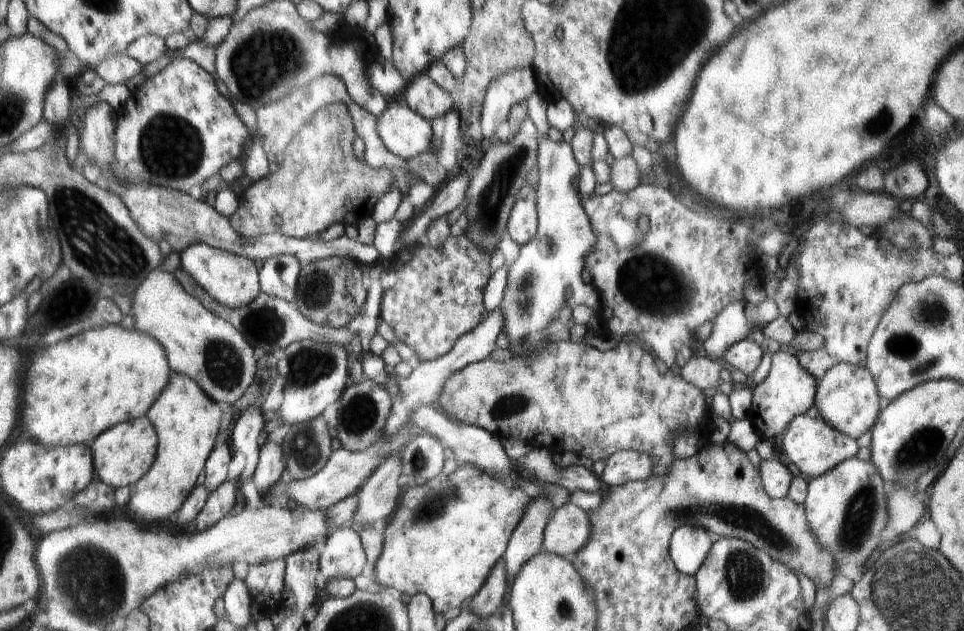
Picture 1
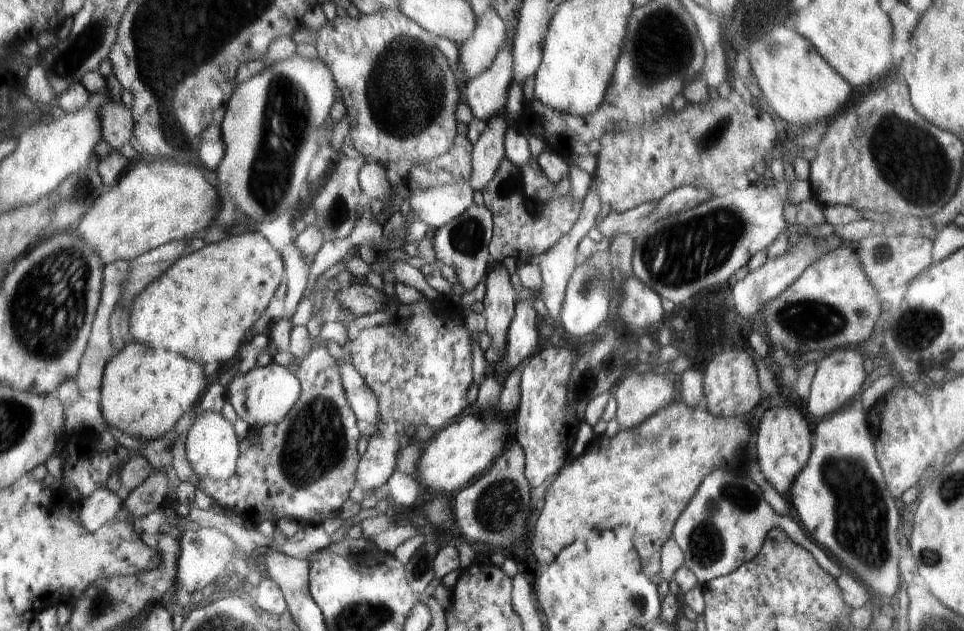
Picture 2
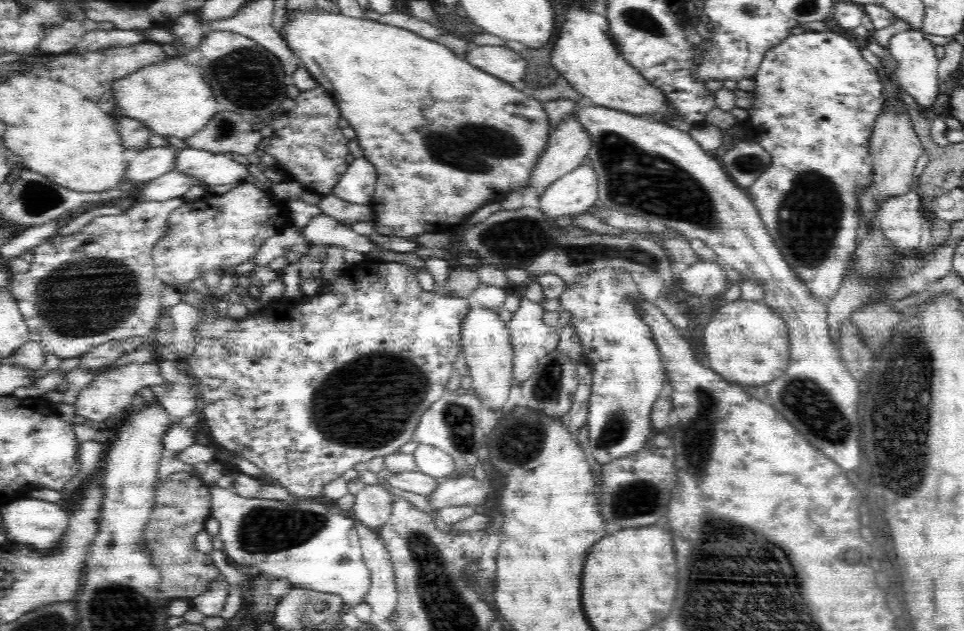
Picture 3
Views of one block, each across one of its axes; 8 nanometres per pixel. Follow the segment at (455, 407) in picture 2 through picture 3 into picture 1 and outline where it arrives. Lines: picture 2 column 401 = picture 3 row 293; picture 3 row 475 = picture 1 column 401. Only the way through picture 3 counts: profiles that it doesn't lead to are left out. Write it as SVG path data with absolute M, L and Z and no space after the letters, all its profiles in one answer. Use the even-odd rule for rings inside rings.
M465 233L462 236L449 236L448 240L442 244L442 246L438 246L438 248L432 248L426 237L420 236L420 240L418 240L418 246L411 250L412 258L410 258L410 262L403 264L402 268L397 270L396 274L396 282L394 282L394 286L388 288L388 290L383 292L380 304L380 320L384 320L388 326L392 326L392 330L394 330L394 334L396 334L396 338L400 340L401 343L406 344L406 346L410 346L414 352L416 352L416 356L420 358L422 361L432 361L436 360L436 358L440 358L440 356L444 356L454 346L454 343L464 334L468 334L470 330L472 330L482 319L482 314L484 314L485 306L484 306L484 291L489 281L490 276L490 259L486 258L486 252L480 248L480 246L476 246Z

